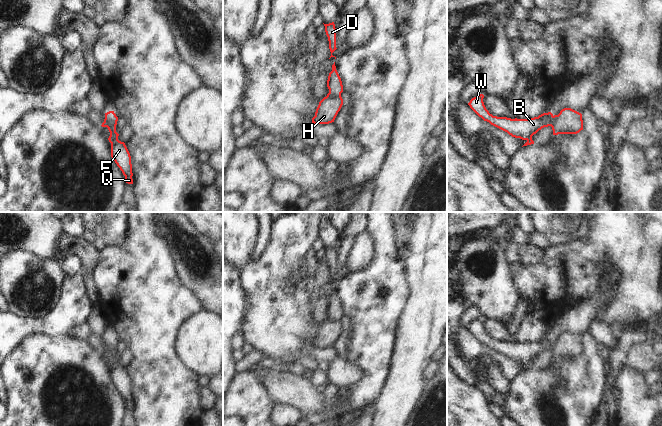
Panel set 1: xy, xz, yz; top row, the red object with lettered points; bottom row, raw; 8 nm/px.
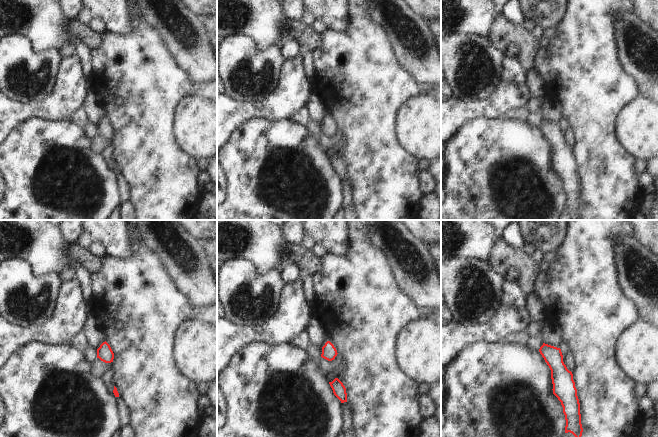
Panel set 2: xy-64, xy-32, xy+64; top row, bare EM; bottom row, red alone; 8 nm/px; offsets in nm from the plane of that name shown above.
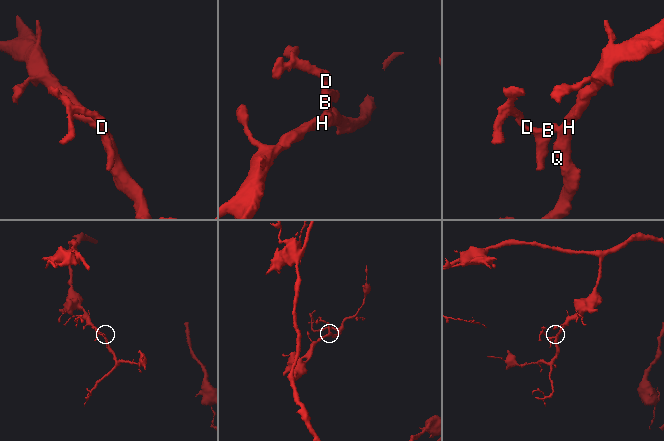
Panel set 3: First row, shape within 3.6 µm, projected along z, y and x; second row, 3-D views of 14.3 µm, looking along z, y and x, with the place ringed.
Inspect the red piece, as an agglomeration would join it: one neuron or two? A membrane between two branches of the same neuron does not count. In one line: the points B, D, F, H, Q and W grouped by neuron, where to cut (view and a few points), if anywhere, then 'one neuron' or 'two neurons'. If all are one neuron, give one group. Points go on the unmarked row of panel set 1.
B D W / F H Q; cut in xy along (105, 341), (111, 350), (115, 349); two neurons

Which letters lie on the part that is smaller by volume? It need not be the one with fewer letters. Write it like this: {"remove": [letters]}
{"remove": ["B", "D", "W"]}

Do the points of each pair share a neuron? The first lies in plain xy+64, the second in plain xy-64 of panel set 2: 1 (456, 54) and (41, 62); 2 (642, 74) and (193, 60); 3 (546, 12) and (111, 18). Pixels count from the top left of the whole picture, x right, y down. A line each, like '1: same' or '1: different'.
1: same
2: same
3: same

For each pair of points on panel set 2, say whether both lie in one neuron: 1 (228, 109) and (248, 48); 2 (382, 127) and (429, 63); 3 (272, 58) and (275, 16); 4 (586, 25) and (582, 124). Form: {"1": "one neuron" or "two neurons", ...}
{"1": "two neurons", "2": "two neurons", "3": "two neurons", "4": "one neuron"}

